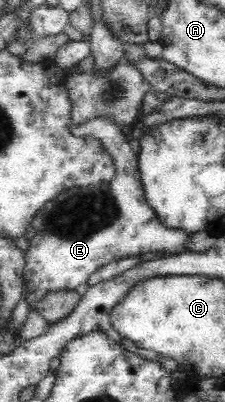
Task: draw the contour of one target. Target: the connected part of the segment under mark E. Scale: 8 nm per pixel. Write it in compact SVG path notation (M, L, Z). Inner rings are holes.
M99 114L90 121L72 126L71 133L74 137L92 138L98 141L102 145L102 150L106 152L107 157L110 157L112 164L114 164L115 174L110 181L88 187L88 189L69 188L58 193L54 199L44 203L33 219L27 223L25 237L28 241L28 249L26 249L25 254L23 281L25 282L24 287L26 287L24 301L26 301L30 311L37 309L37 303L49 293L58 291L82 292L87 289L90 276L112 261L118 261L124 257L134 257L134 255L140 256L142 253L159 252L173 255L186 252L183 247L189 236L177 229L164 227L146 204L138 159L128 144L124 127L115 122L112 116Z

